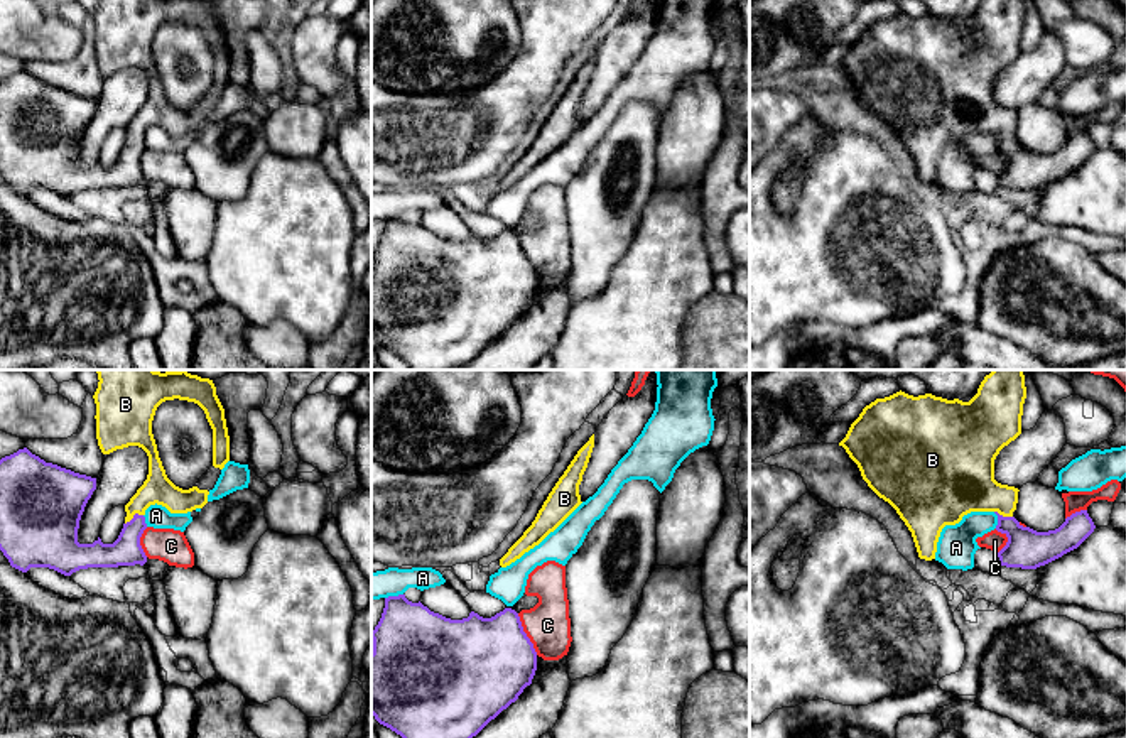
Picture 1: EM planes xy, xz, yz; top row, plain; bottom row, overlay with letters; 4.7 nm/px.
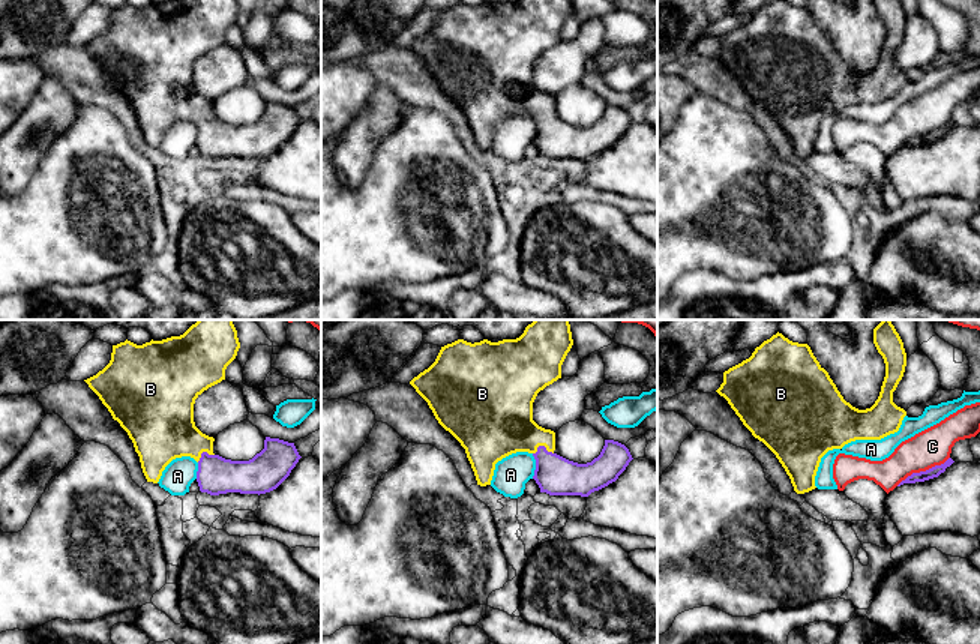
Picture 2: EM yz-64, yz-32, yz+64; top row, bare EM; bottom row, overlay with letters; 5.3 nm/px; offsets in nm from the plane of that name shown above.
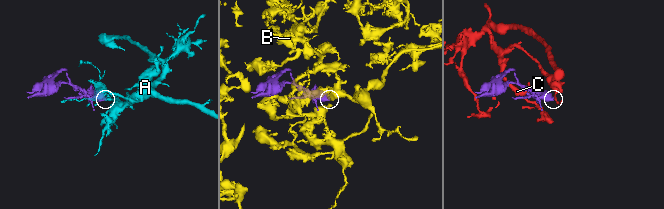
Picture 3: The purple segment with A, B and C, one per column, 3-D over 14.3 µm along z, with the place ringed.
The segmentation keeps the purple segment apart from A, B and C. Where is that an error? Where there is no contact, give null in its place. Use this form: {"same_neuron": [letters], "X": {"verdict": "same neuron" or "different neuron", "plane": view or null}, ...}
{"same_neuron": ["B"], "A": {"verdict": "different neuron", "plane": "yz"}, "B": {"verdict": "same neuron", "plane": "xy"}, "C": {"verdict": "different neuron", "plane": "xz"}}

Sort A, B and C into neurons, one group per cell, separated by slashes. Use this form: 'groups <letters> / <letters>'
groups A / B / C

